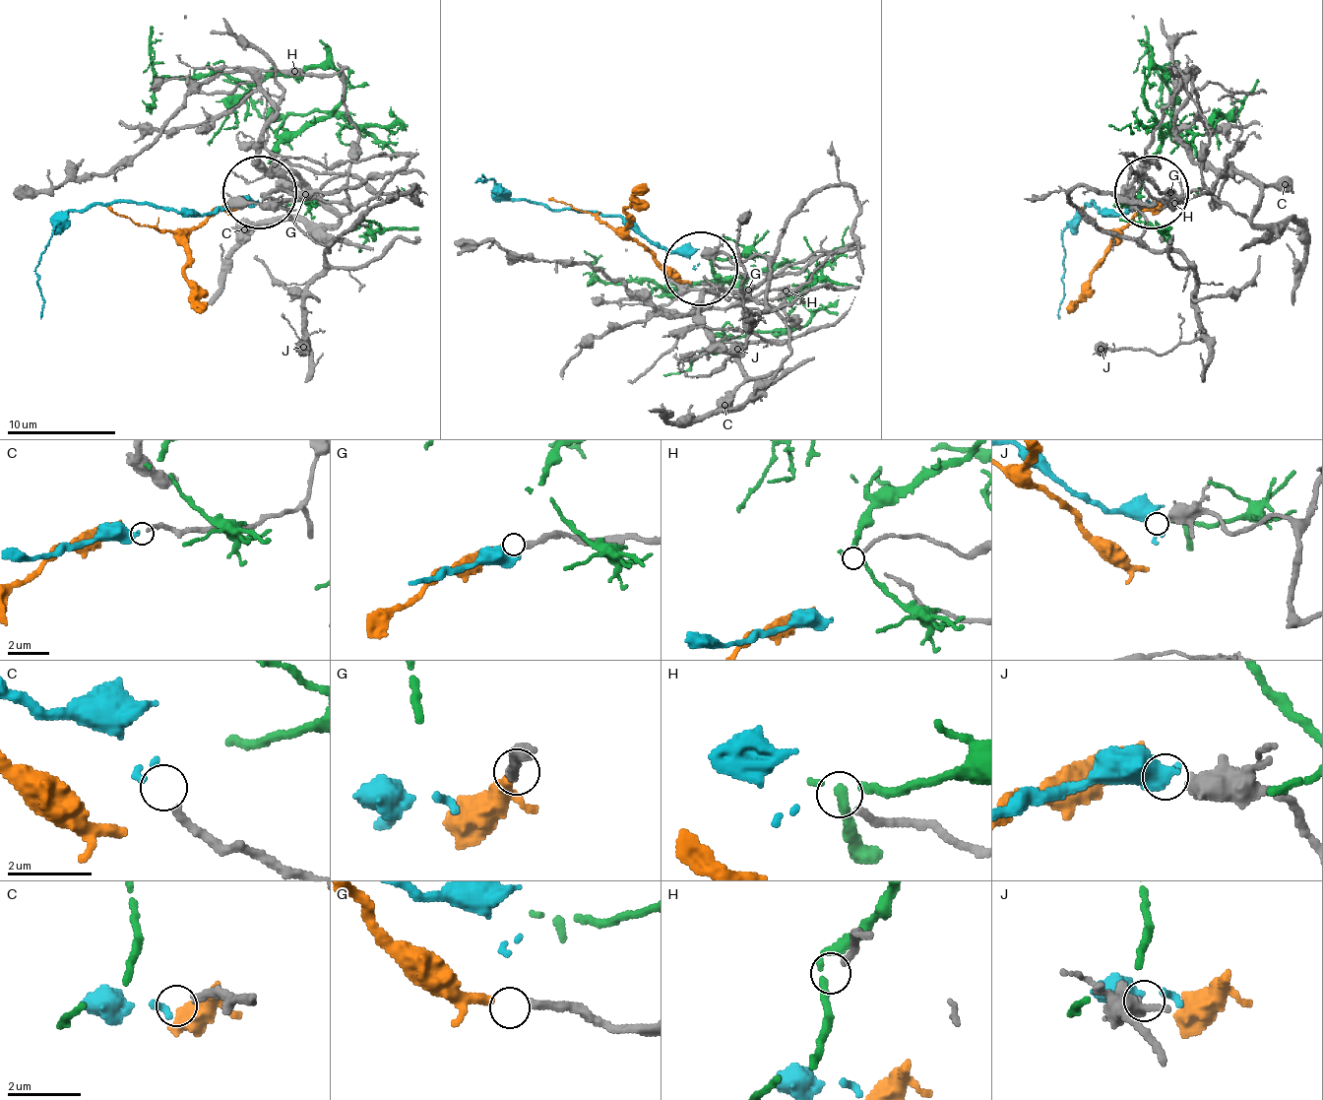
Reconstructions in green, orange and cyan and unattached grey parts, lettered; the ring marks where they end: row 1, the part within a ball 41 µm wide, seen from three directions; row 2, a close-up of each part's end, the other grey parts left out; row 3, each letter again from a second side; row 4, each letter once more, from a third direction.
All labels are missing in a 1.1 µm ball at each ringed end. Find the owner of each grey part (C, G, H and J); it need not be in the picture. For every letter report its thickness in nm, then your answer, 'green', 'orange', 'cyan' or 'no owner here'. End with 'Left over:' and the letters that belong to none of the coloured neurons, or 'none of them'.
C: calibre 200 nm; cyan
G: calibre 280 nm; orange
H: calibre 190 nm; no owner here
J: calibre 600 nm; no owner here
Left over: H, J

